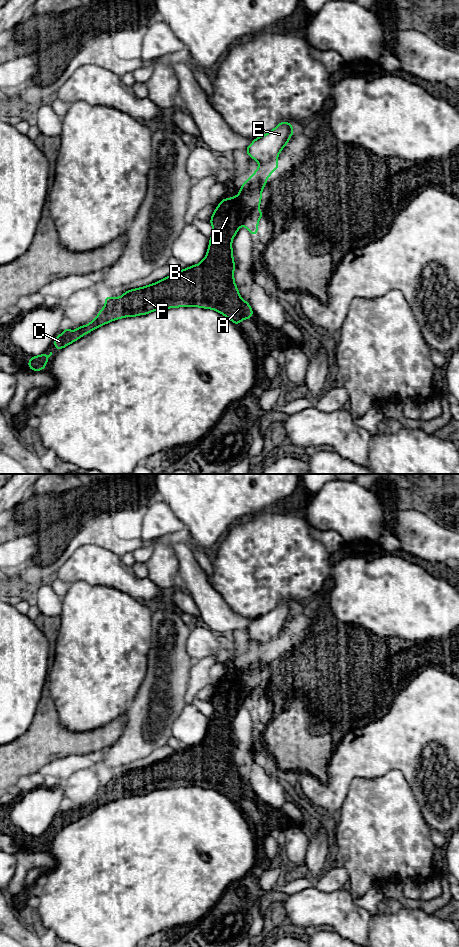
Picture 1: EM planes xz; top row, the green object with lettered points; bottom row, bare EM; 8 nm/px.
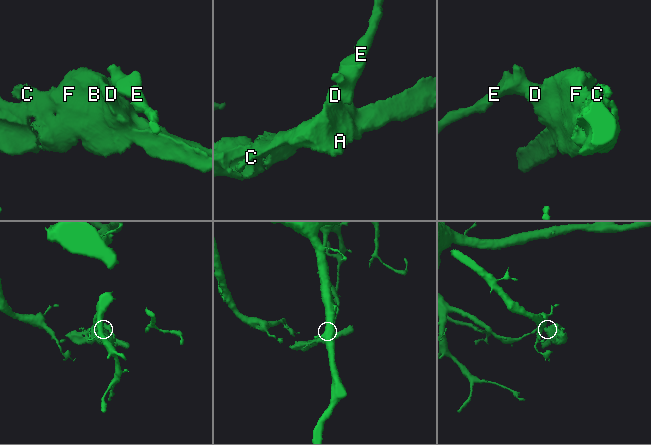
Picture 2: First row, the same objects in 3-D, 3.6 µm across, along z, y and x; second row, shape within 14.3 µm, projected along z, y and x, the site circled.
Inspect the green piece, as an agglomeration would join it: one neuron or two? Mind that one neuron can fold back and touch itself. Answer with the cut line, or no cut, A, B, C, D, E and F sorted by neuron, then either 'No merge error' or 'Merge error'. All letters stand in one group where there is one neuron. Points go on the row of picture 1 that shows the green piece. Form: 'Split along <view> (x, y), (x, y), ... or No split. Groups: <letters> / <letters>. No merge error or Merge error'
Split along xz (236, 196), (239, 202), (239, 215), (243, 224). Groups: A B C D F / E. Merge error

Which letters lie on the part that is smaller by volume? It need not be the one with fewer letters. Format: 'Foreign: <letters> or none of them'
Foreign: A, B, C, D, F

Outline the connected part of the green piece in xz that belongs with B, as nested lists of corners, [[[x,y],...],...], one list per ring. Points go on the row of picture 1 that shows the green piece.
[[[225,198],[220,201],[209,222],[213,227],[213,235],[209,238],[207,254],[199,264],[177,271],[156,283],[128,290],[120,297],[106,296],[105,306],[100,309],[94,320],[85,326],[75,327],[75,333],[70,330],[70,326],[65,328],[62,334],[56,336],[53,340],[54,347],[61,350],[87,333],[111,321],[124,317],[146,315],[156,310],[168,308],[200,307],[212,309],[221,313],[236,325],[239,325],[243,319],[250,319],[253,316],[253,310],[249,303],[241,298],[234,281],[235,262],[232,240],[243,225],[238,198]]]

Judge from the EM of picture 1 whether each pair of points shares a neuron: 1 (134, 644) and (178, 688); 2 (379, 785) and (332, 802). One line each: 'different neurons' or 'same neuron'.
1: different neurons
2: different neurons

